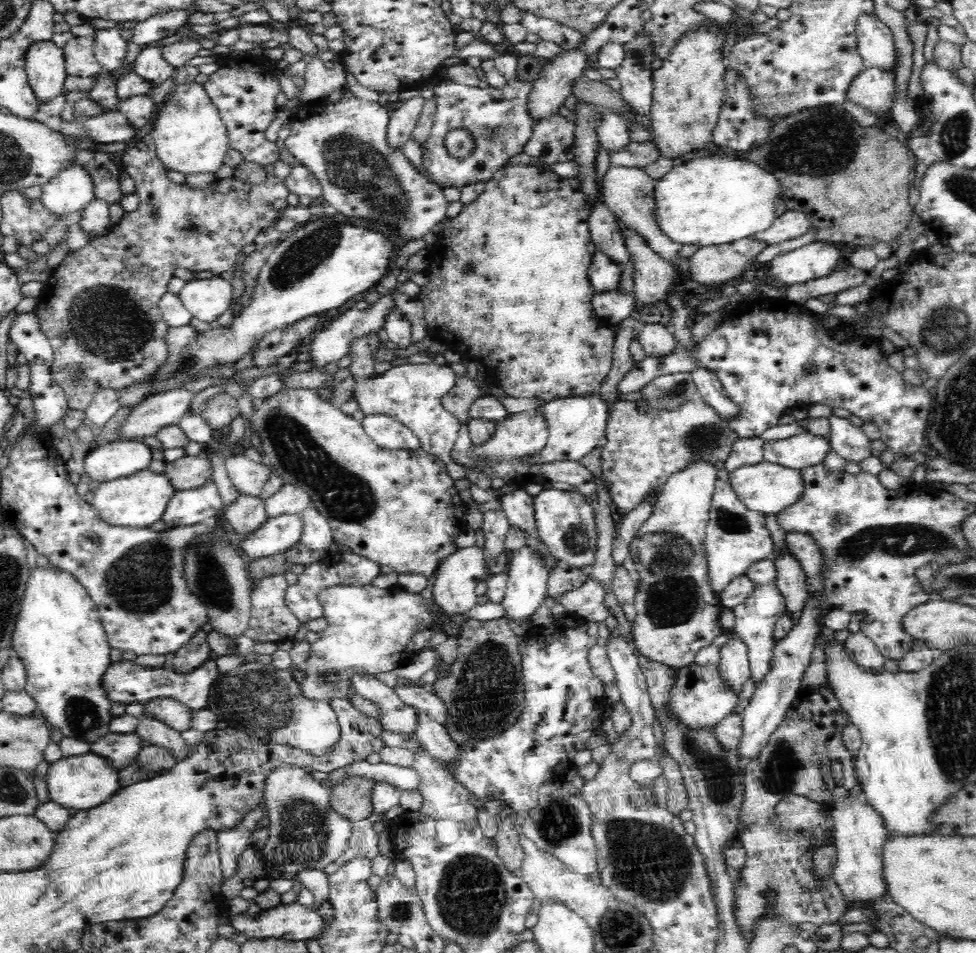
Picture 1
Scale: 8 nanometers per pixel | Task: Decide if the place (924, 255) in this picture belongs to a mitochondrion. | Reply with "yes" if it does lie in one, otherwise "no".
no

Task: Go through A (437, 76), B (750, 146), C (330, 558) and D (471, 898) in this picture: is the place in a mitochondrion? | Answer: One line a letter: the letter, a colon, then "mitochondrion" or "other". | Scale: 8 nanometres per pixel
A: other
B: other
C: other
D: mitochondrion

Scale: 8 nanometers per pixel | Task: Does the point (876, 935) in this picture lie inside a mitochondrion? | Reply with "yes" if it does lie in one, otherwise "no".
no

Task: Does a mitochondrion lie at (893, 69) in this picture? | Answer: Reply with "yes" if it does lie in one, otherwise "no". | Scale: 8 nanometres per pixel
no

